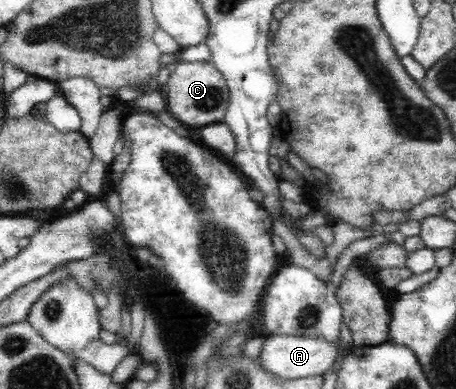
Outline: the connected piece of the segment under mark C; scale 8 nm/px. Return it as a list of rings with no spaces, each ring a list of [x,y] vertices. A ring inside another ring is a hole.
[[[210,61],[177,63],[167,81],[169,85],[165,108],[180,123],[204,127],[224,120],[230,100],[230,90],[224,75]]]

